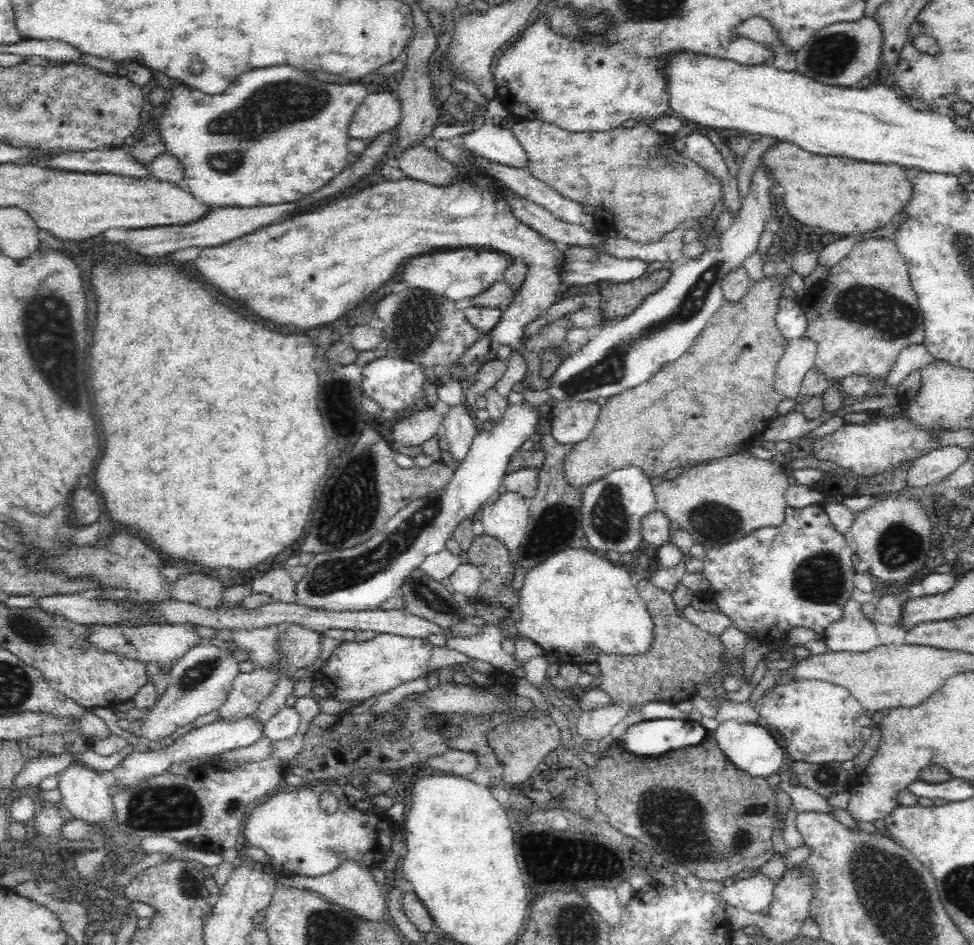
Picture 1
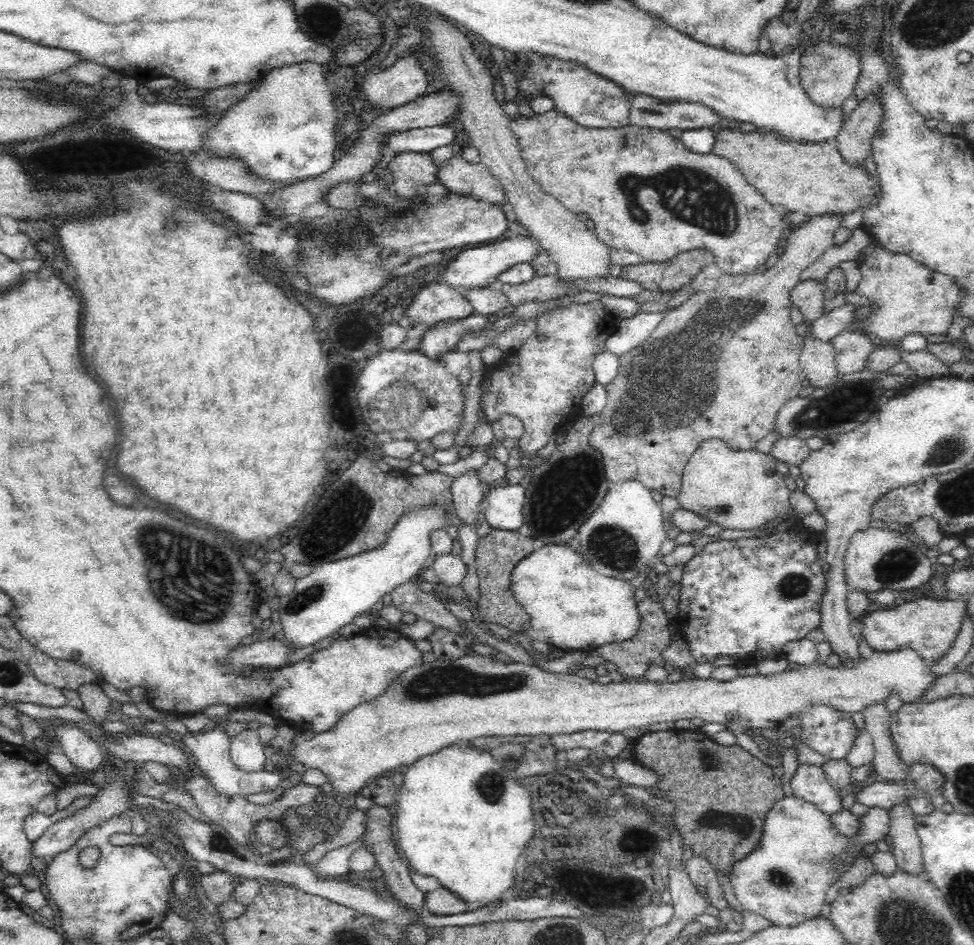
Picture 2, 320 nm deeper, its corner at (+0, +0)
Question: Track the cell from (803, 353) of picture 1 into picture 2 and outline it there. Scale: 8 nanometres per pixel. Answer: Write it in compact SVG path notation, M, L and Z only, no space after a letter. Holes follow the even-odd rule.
M852 304L836 307L830 312L820 315L817 319L810 322L812 329L809 331L809 336L818 342L831 342L838 336L848 324L855 324L856 311Z

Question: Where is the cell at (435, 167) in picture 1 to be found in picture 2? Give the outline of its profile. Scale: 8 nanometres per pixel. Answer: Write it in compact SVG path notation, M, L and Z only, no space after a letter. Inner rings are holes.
M453 157L437 166L435 180L450 193L469 195L498 205L505 200L505 192L498 180L482 164L472 166L461 157Z

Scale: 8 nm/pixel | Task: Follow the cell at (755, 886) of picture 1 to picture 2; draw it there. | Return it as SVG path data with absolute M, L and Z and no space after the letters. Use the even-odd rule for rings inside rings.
M796 795L784 796L775 801L766 816L764 834L758 848L744 860L734 864L729 874L730 886L745 912L768 918L773 925L790 927L819 915L826 899L826 891L846 872L846 868L833 868L834 855L846 846L848 837L831 827L829 816L822 814L814 804Z

